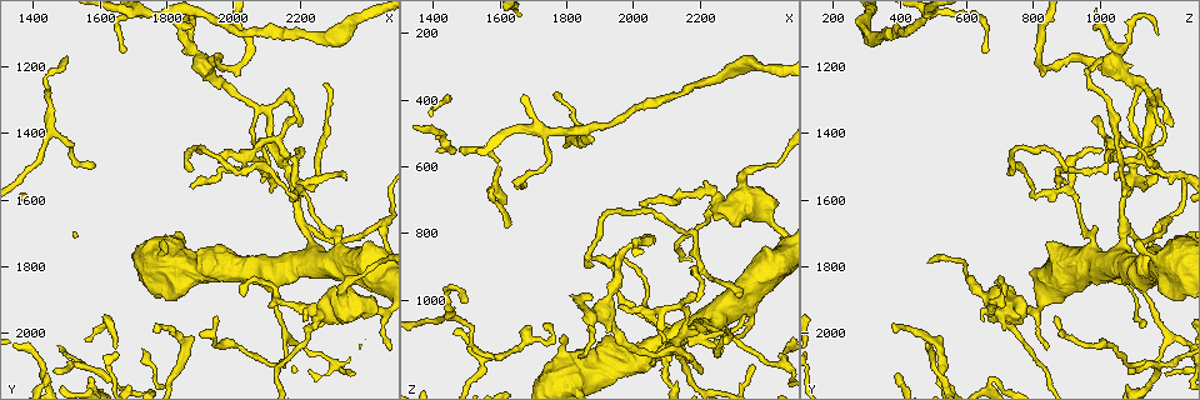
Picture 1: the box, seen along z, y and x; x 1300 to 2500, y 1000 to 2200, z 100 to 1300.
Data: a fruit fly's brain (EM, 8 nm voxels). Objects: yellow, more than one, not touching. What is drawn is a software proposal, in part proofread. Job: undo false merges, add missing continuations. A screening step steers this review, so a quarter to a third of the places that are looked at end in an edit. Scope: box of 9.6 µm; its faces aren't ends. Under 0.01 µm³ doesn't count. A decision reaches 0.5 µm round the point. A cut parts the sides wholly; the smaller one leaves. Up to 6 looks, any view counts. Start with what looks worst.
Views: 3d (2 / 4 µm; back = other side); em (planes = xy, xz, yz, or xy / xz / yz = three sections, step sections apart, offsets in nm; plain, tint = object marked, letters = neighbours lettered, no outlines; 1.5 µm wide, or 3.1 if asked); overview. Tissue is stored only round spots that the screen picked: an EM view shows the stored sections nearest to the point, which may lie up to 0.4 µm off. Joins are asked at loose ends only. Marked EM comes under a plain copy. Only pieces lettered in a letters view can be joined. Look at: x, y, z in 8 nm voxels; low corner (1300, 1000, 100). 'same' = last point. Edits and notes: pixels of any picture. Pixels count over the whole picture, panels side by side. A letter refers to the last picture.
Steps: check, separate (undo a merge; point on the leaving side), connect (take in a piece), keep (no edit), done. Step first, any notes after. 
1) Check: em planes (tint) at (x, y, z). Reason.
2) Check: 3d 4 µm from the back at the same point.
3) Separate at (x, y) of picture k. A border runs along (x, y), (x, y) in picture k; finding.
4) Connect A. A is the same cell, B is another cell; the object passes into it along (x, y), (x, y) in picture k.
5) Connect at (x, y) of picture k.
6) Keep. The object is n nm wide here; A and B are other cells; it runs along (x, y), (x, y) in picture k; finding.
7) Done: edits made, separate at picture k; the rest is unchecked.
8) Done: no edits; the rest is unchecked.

Check: 3d 4 µm at (1840, 1100, 1180). Thin end.

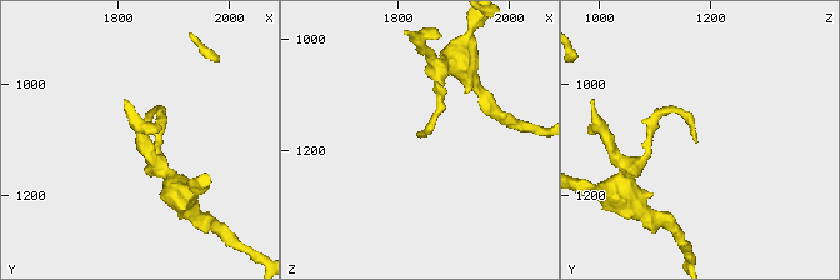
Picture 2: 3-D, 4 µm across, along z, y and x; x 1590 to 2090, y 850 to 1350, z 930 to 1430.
Check: em xz step 8 (tint) at (1845, 1110, 1175). Need the tissue.

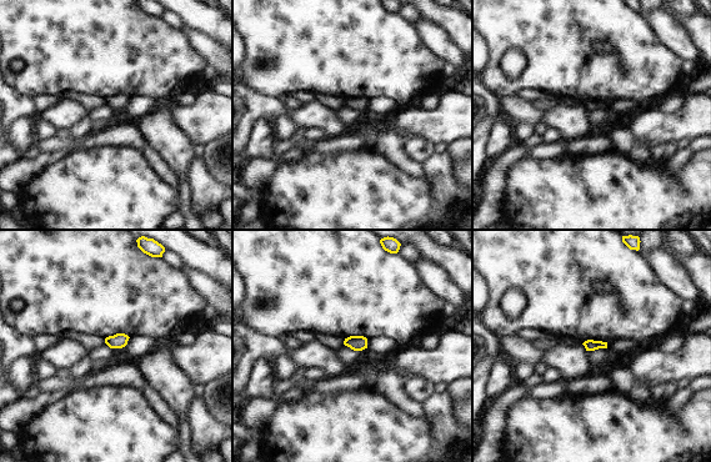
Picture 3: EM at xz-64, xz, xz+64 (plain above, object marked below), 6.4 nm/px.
Check: em planes (letters) at the same point.

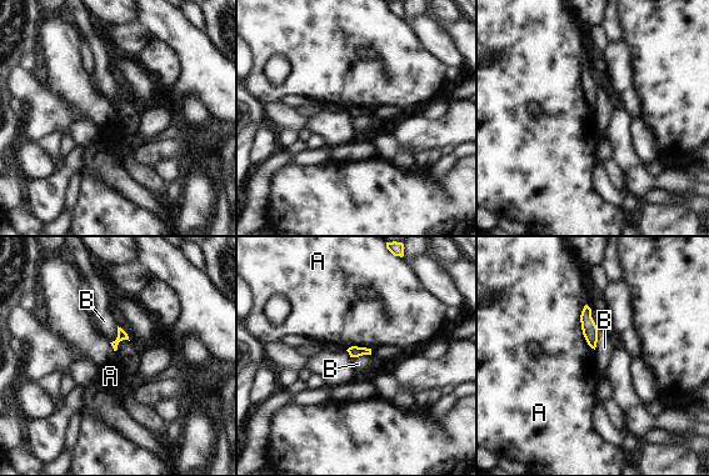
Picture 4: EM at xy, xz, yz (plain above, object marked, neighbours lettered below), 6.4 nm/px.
Keep. A and B are other cells; a border runs along (370, 354), (350, 357) in picture 4; no lettered piece goes on from it.

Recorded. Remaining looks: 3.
Check: em yz step 8 (tint) at (2270, 1250, 1130). An open end.

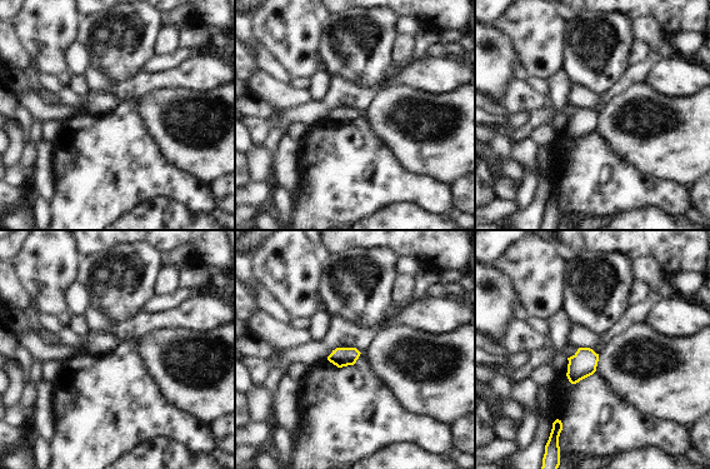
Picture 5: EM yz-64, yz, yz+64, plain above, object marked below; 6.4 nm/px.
Check: em planes (letters) at the same point.

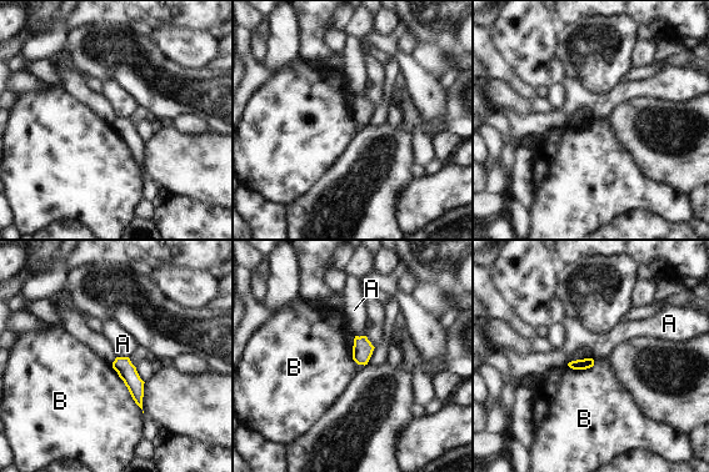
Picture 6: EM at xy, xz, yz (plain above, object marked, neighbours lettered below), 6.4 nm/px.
Keep. The longest contact is with B, 380 nm; A and B are other cells; a border runs along (116, 356), (128, 357) in picture 6; no lettered piece goes on from it.

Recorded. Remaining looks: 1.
Check: em planes (letters) at (2150, 2000, 1200). Three-way junction.

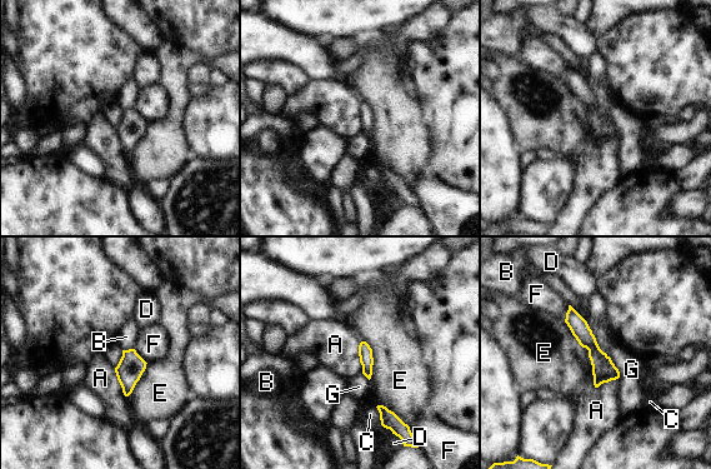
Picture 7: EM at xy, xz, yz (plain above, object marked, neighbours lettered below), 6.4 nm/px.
Keep. The object is 160 nm wide here; A, B, C, D, E, F and G are other cells; a border runs along (585, 320), (620, 377) in picture 7; all the same cell.

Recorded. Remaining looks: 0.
Done: no edits; the rest is unchecked.

